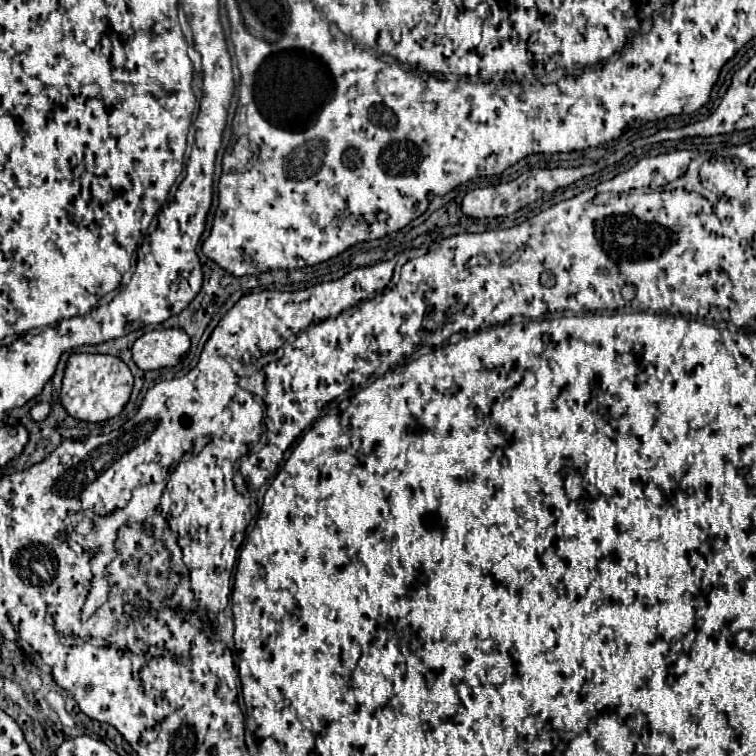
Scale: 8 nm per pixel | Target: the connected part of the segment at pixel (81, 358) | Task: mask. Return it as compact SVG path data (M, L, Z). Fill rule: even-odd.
M71 354L63 376L61 402L73 418L101 422L117 416L125 408L131 396L131 386L133 374L121 358L111 354Z

